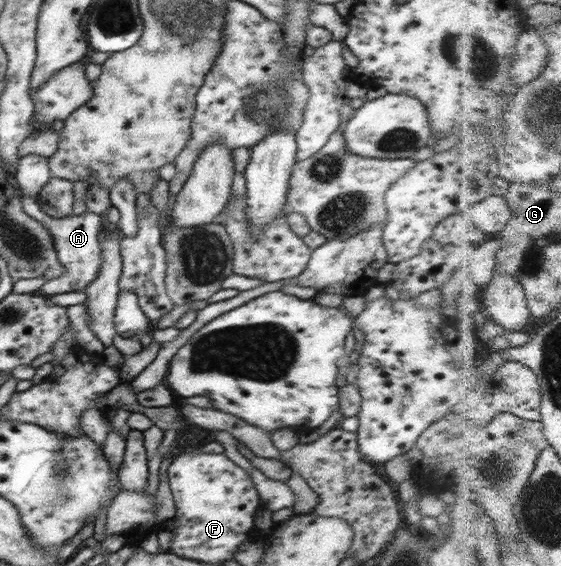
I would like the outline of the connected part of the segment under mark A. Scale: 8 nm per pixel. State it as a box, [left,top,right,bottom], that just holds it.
[22,197,102,296]

